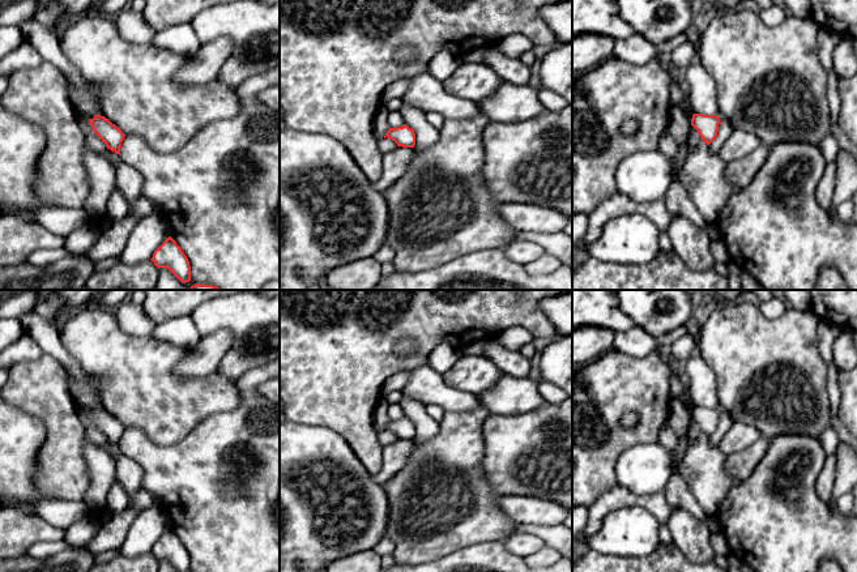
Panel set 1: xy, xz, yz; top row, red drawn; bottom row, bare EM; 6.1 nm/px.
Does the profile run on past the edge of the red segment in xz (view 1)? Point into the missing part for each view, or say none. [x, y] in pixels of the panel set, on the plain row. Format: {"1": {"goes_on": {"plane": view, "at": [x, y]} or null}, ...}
{"1": {"goes_on": null}}

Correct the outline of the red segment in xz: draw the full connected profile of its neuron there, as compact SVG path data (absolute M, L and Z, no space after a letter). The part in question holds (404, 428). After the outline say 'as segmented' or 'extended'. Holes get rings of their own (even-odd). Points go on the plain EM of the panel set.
M406 417L397 421L389 421L384 431L385 430L393 432L397 436L397 439L414 440L415 437L415 426Z | as segmented

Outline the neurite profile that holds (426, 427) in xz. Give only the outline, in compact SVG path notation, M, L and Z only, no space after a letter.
M404 394L401 400L405 417L415 426L415 443L423 443L440 431L440 422L435 421L427 411L426 405Z

